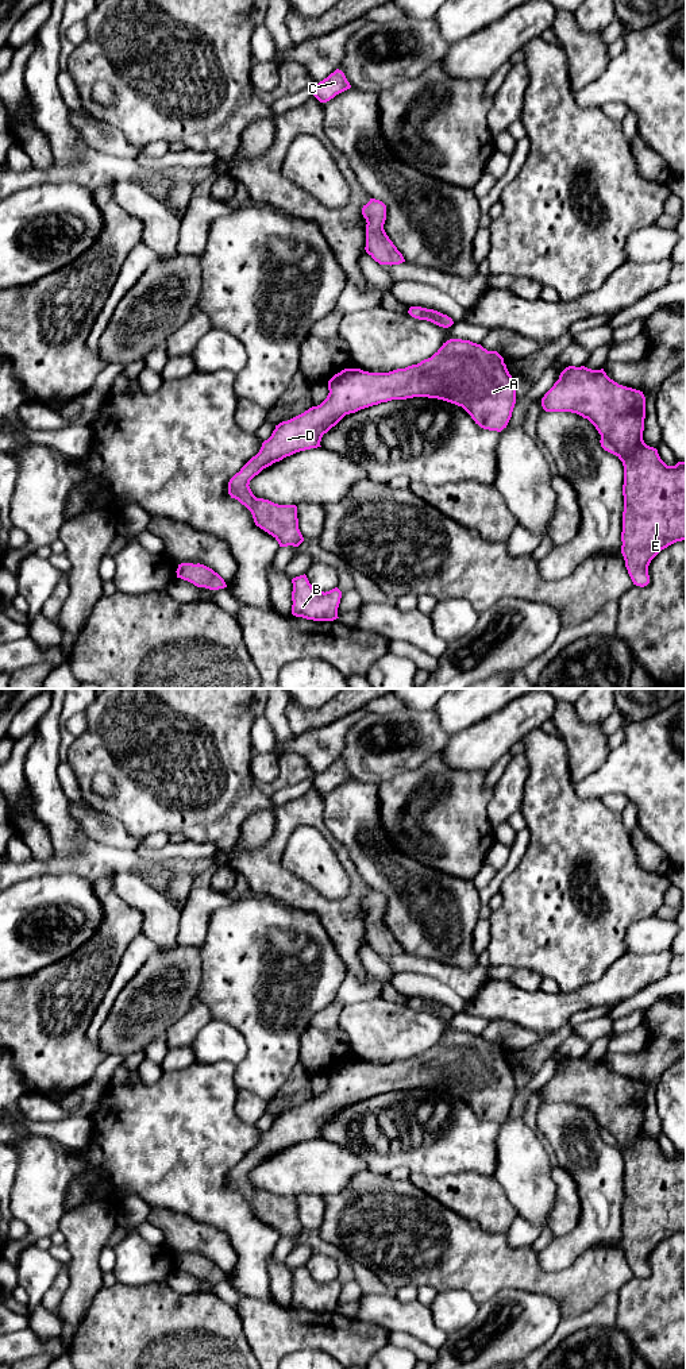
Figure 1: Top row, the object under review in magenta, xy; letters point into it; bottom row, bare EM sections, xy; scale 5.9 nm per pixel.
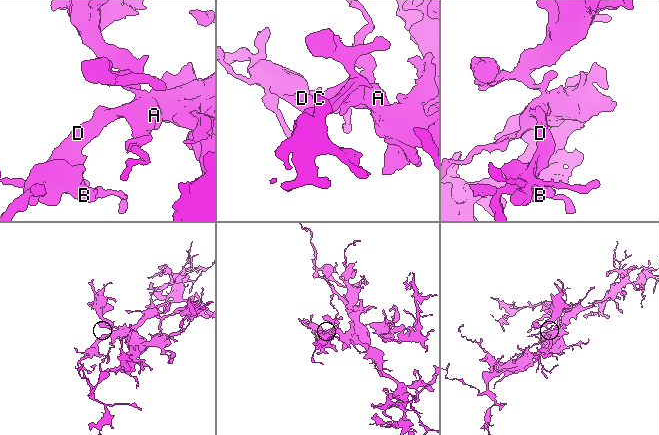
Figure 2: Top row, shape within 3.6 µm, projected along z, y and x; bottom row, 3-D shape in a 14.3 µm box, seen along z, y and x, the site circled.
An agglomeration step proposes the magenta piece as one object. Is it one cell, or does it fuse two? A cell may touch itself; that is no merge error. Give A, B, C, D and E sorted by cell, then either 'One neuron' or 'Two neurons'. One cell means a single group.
Groups: A B C D E. One neuron

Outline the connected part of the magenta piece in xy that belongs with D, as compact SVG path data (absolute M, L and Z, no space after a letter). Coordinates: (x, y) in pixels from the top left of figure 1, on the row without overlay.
M462 1030L447 1031L431 1049L405 1060L389 1064L344 1060L328 1072L328 1081L327 1090L320 1096L275 1117L271 1127L262 1134L259 1144L228 1173L231 1189L244 1196L251 1203L255 1216L271 1226L280 1238L298 1238L304 1233L298 1220L297 1198L257 1189L248 1177L250 1172L263 1160L286 1148L321 1138L323 1126L346 1106L392 1091L428 1088L462 1098L481 1119L501 1123L506 1119L516 1095L514 1075L504 1049L497 1042L487 1042L481 1036Z

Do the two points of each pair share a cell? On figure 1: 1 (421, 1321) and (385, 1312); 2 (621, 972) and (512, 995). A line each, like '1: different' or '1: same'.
1: same
2: same

